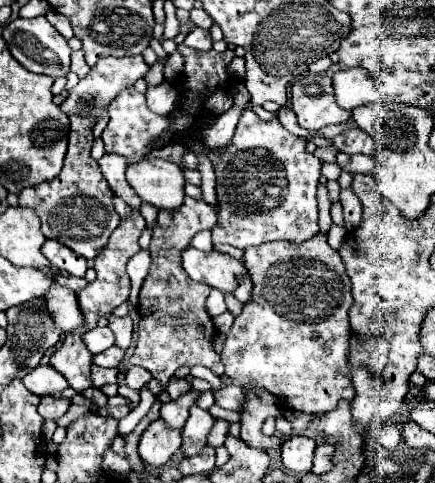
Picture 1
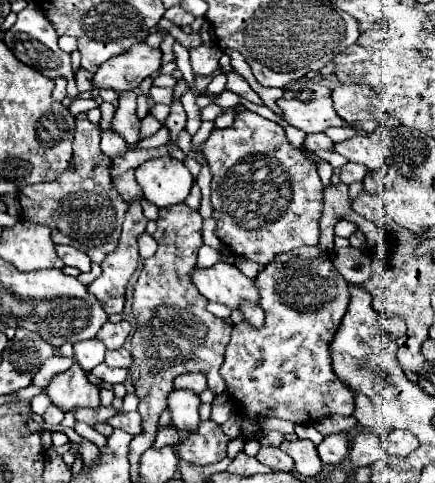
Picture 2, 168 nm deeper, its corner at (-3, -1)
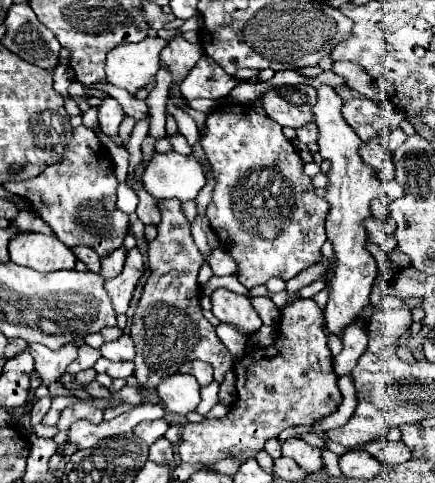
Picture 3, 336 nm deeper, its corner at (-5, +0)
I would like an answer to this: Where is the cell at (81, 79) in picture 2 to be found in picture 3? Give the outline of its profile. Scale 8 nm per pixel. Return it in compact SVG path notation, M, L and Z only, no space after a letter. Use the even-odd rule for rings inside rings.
M100 84L100 86L96 86L96 88L102 90L102 92L106 92L106 94L112 96L112 98L116 98L116 100L120 102L124 114L126 114L126 116L132 116L136 122L138 122L138 120L144 120L144 118L148 116L148 106L146 106L146 102L144 102L144 100L136 100L136 98L130 96L128 92L122 92L122 88L116 88L116 86L110 86L110 84Z

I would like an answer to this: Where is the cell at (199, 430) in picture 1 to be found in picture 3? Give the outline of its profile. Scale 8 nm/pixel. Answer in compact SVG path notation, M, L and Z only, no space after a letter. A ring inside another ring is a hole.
M174 372L160 380L158 396L162 398L166 410L178 416L186 416L200 404L200 384L190 374Z

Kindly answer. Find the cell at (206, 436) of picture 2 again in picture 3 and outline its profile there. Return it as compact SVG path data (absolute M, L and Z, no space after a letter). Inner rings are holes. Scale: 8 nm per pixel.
M296 300L294 304L282 308L280 322L278 322L278 338L268 348L256 348L246 358L238 360L234 366L236 372L236 392L238 398L228 410L228 414L220 420L202 420L202 422L188 422L182 430L182 444L180 444L180 458L188 464L214 464L224 458L234 458L238 464L246 462L248 458L256 458L264 444L270 438L276 438L282 430L290 426L312 426L320 418L330 416L338 410L342 402L342 392L338 390L338 378L332 370L332 354L326 344L326 334L322 332L324 314L314 300Z

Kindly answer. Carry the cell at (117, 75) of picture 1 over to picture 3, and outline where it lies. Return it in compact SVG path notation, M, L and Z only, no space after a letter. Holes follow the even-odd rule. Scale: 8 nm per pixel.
M146 38L136 44L120 44L106 60L106 78L110 84L136 94L154 82L160 70L160 52L168 42L164 38Z

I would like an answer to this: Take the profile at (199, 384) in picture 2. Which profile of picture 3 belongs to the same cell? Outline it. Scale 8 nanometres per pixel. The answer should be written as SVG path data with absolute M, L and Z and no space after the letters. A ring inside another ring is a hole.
M188 360L188 362L184 362L180 372L182 374L192 374L200 382L200 386L208 386L214 380L214 376L212 376L214 370L210 368L210 364L206 364L202 360Z

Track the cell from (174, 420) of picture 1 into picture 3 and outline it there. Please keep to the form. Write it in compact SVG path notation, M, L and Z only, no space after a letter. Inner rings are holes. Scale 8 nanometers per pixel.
M162 438L150 446L150 460L156 464L170 464L174 460L174 448L172 444Z

